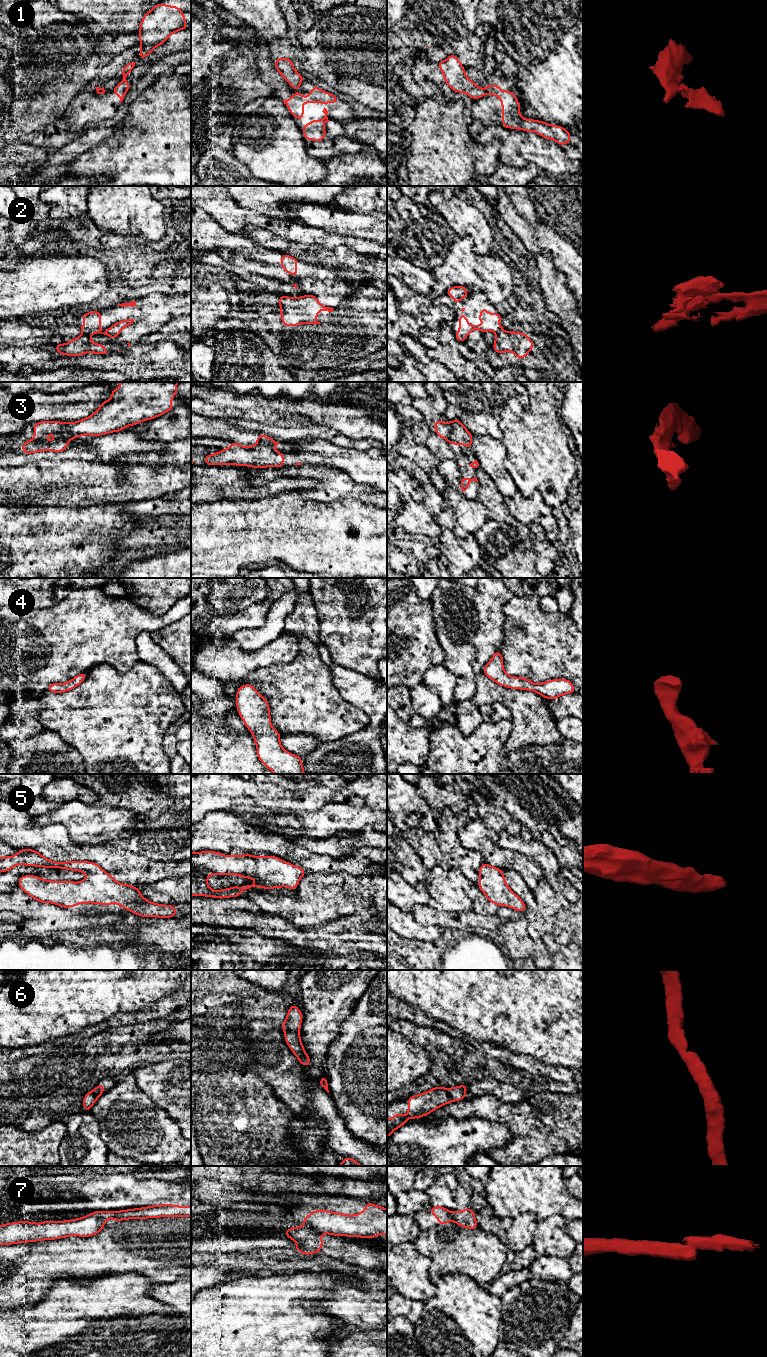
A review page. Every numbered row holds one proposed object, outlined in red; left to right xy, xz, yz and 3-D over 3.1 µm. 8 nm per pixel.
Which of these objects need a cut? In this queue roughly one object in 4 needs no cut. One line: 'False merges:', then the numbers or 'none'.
False merges: 1, 2, 3, 7

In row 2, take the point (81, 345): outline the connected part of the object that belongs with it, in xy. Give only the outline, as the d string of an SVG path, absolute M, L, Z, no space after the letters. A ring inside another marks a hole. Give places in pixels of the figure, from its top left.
M93 332L83 333L77 338L65 344L56 344L55 348L59 354L68 356L82 356L88 352L107 355L110 351L105 349L104 344L92 343L90 337Z

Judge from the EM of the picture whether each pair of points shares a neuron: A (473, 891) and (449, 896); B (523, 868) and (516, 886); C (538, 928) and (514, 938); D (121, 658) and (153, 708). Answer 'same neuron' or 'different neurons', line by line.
A: same neuron
B: different neurons
C: different neurons
D: different neurons

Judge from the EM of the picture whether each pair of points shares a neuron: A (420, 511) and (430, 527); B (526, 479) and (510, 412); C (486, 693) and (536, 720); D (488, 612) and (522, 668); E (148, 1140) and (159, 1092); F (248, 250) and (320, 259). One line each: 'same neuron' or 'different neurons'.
A: same neuron
B: same neuron
C: same neuron
D: different neurons
E: different neurons
F: different neurons

